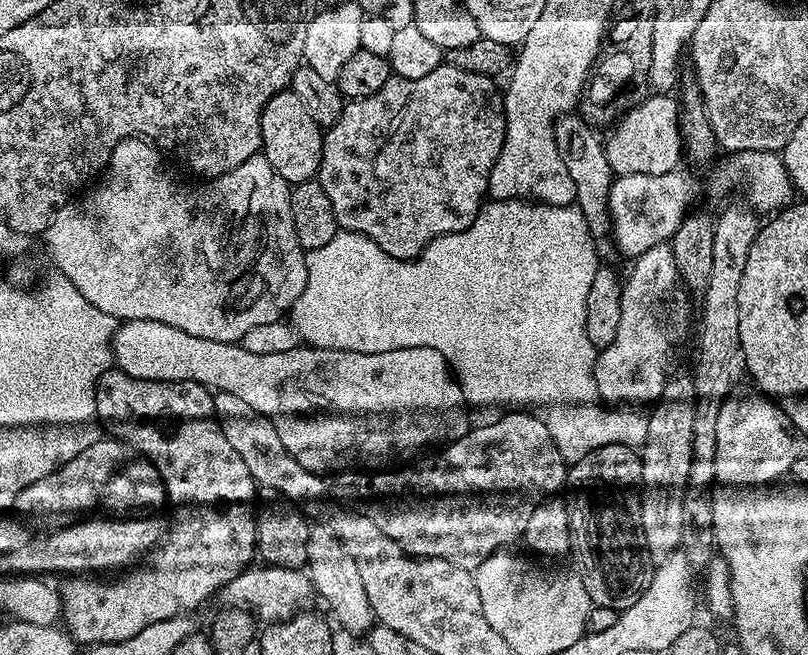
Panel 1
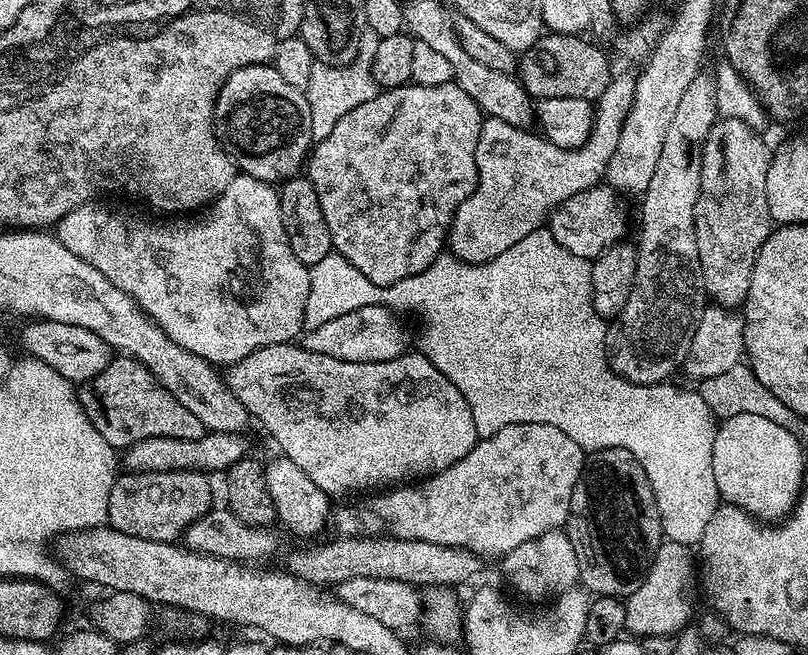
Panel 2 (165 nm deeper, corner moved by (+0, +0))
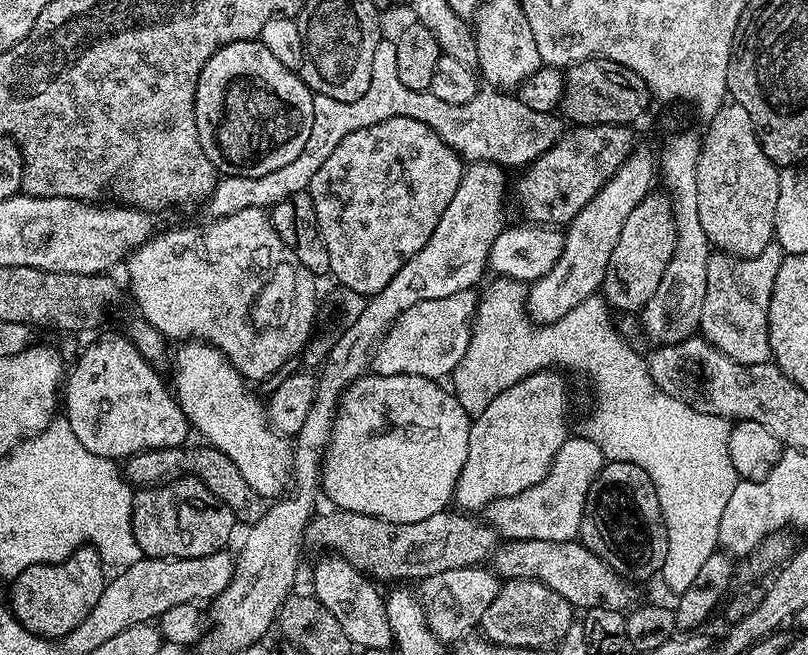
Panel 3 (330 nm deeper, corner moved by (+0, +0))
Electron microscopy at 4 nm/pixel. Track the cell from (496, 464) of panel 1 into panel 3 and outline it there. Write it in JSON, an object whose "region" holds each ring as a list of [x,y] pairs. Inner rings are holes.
{"region":[[[569,435],[564,445],[554,454],[550,470],[542,482],[522,490],[516,496],[501,496],[487,505],[487,523],[496,529],[505,541],[545,540],[566,542],[580,535],[580,523],[594,478],[604,469],[606,461],[602,450],[587,435]]]}

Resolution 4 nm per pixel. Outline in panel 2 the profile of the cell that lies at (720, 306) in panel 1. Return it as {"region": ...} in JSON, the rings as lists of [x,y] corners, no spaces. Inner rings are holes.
{"region":[[[717,119],[716,124],[710,130],[710,134],[703,137],[702,145],[704,149],[699,149],[698,163],[700,166],[700,193],[696,199],[696,213],[694,214],[694,230],[696,231],[696,241],[698,242],[698,262],[702,270],[702,282],[704,283],[704,295],[713,305],[721,308],[739,309],[744,303],[746,294],[750,290],[750,274],[754,274],[754,262],[766,242],[766,238],[772,233],[774,221],[770,214],[770,206],[766,206],[766,174],[770,170],[773,149],[768,148],[768,144],[759,136],[757,129],[751,124],[746,124],[741,120]]]}

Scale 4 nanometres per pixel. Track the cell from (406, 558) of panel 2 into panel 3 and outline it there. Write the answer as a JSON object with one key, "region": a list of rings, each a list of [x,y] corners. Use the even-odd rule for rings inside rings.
{"region":[[[510,540],[501,543],[497,547],[494,553],[495,560],[494,571],[497,576],[504,580],[517,578],[540,580],[576,610],[579,610],[579,608],[581,610],[589,608],[619,608],[624,610],[633,603],[633,601],[631,602],[633,585],[625,577],[618,575],[613,568],[606,566],[606,562],[602,562],[602,558],[595,556],[585,544],[581,544],[576,540],[567,540],[561,544],[558,542],[546,542],[545,540]]]}

